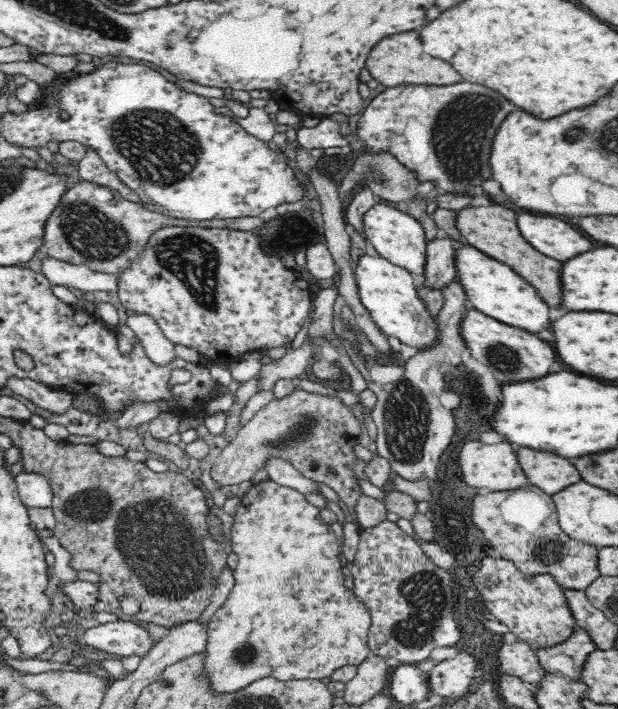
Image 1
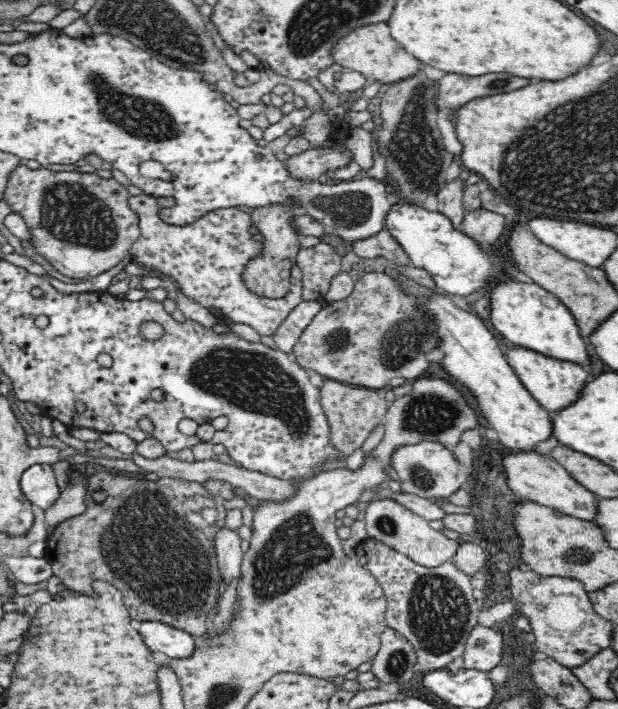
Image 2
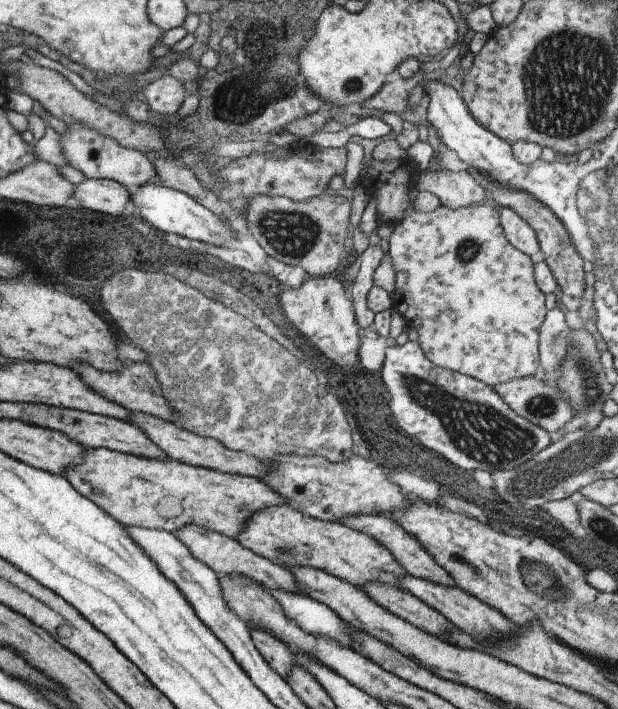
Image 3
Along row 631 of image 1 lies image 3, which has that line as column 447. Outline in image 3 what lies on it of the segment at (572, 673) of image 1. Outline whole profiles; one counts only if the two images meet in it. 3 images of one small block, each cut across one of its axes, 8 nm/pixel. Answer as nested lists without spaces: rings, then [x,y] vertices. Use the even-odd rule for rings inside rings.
[[[385,514],[377,515],[348,515],[338,520],[342,526],[351,528],[351,530],[366,535],[369,539],[375,540],[380,546],[383,546],[395,560],[403,571],[413,577],[424,579],[439,585],[455,585],[454,581],[447,575],[447,572],[440,568],[428,555],[427,552],[411,537],[408,536],[389,516]]]

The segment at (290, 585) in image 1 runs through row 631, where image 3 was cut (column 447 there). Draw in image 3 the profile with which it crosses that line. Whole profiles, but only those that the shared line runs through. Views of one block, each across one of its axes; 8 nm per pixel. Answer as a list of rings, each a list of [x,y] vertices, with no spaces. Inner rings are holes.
[[[487,198],[483,204],[469,204],[469,206],[455,208],[455,210],[440,205],[429,212],[415,211],[413,214],[409,214],[407,218],[403,218],[401,222],[393,224],[394,228],[388,237],[386,250],[395,272],[395,290],[390,298],[391,309],[417,331],[417,344],[419,344],[419,348],[421,348],[421,352],[427,357],[427,360],[430,360],[435,366],[447,368],[453,370],[453,372],[459,372],[475,378],[475,380],[480,380],[490,387],[501,384],[501,382],[537,375],[540,366],[537,344],[539,326],[541,326],[541,322],[545,318],[545,312],[547,312],[543,300],[544,294],[537,288],[533,278],[533,263],[531,263],[529,256],[519,252],[507,242],[501,230],[501,224],[499,224],[499,209],[500,207],[495,202]]]

